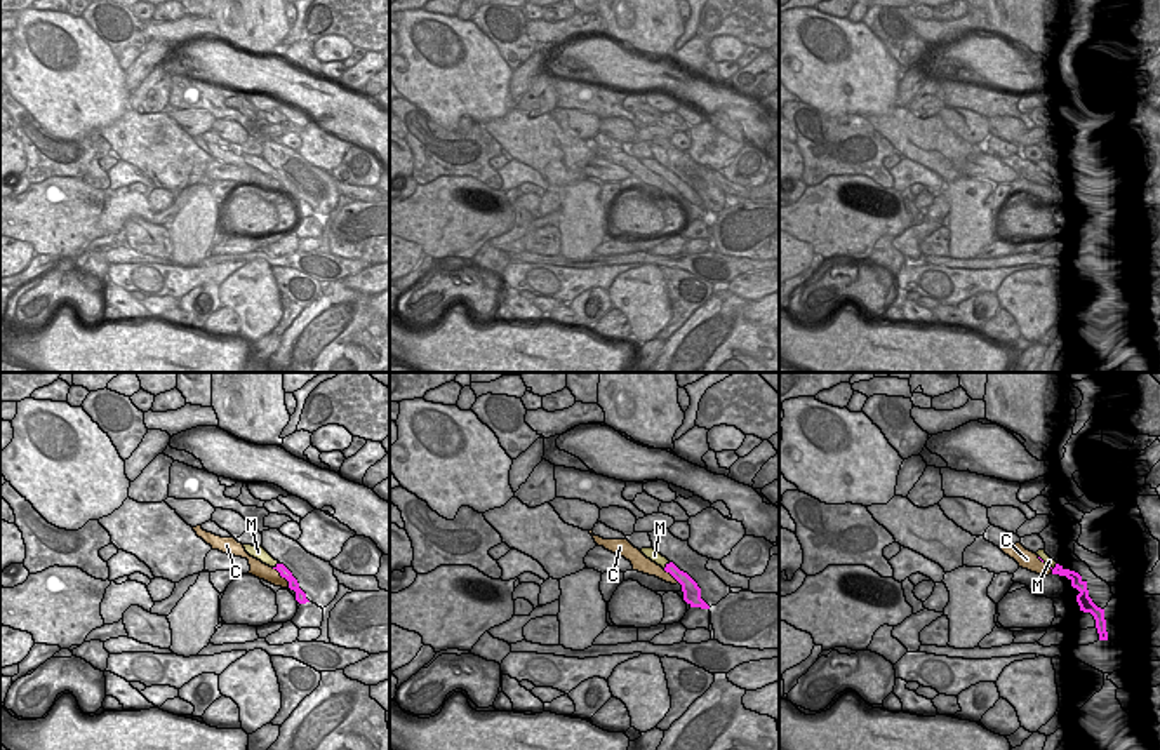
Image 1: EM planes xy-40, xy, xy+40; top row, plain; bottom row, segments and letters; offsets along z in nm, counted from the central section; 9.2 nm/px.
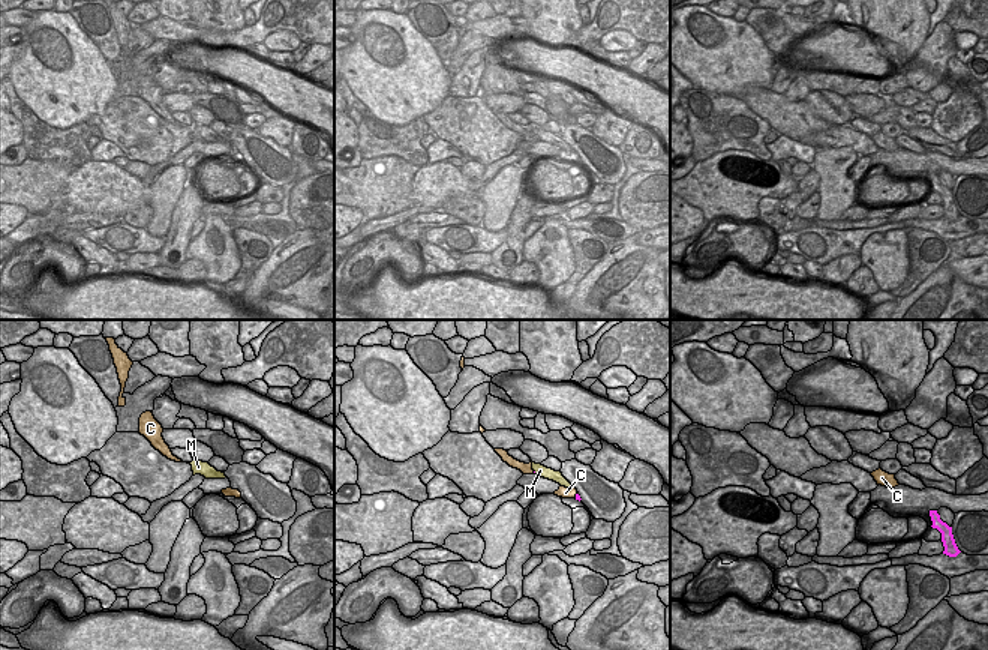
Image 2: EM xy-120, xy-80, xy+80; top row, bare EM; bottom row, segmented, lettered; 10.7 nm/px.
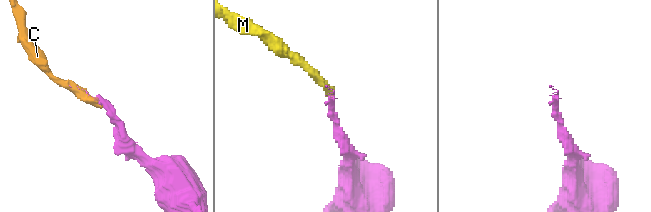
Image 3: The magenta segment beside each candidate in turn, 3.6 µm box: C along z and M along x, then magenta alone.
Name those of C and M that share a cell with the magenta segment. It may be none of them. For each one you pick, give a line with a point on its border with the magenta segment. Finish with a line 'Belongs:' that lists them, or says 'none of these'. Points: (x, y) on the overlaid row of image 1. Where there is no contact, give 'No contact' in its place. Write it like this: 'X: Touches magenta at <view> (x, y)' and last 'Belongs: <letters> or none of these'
C: Touches magenta at xy-40 (282, 576)
Belongs: C.

